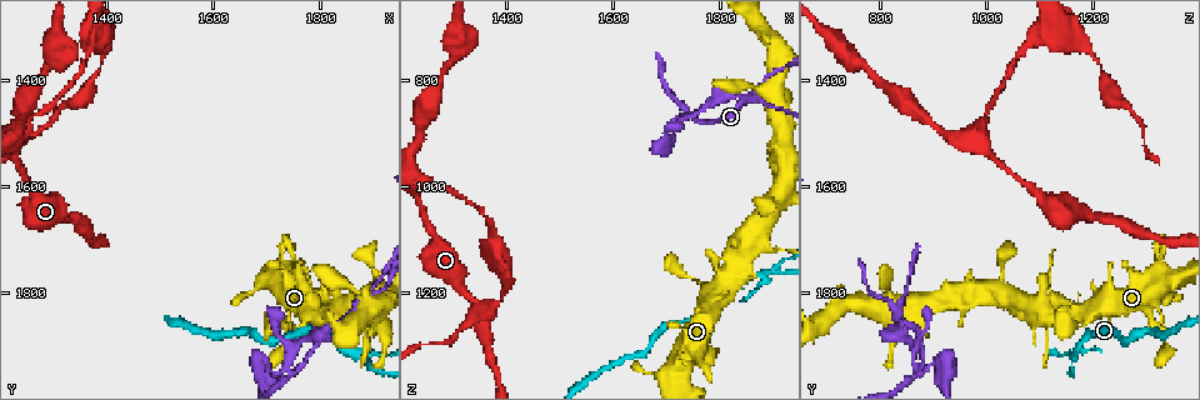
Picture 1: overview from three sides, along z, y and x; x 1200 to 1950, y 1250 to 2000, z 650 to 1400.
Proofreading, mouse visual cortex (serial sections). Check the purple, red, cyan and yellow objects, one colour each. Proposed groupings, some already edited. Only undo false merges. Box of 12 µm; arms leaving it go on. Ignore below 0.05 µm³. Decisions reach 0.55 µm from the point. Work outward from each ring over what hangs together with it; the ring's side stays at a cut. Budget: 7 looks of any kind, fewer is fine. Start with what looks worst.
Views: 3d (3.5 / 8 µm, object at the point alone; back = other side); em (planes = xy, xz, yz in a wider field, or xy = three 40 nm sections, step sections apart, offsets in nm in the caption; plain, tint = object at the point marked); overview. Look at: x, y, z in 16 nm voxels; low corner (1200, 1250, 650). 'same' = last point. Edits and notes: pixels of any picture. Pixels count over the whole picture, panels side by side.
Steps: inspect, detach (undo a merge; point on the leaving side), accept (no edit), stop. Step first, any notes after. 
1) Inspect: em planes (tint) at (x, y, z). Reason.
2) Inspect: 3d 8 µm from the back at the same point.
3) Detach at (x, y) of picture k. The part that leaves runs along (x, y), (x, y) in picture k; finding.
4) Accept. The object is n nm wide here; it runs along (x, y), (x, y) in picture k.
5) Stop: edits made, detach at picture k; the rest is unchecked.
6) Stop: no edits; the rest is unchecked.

Inspect: 3d 3.5 µm from the back at (1890, 1920, 1155).

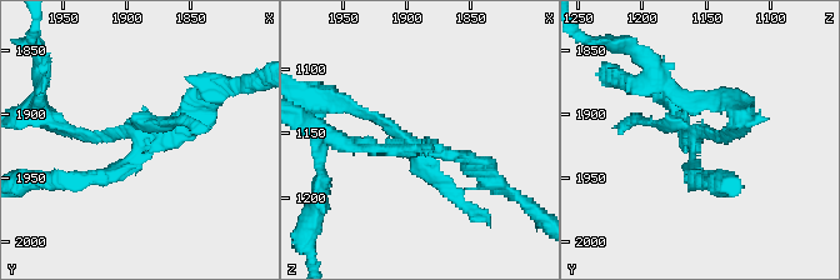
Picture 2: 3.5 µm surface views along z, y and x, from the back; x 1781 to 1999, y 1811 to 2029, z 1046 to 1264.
Inspect: em xy step 3 (tint) at (1888, 1920, 1162).

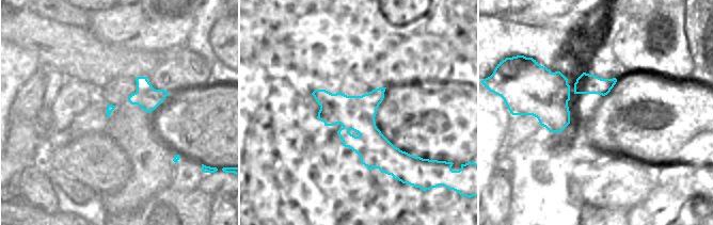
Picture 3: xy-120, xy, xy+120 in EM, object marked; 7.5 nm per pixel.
Inspect: em xy step 2 (tint) at the same point. Cut it another way.

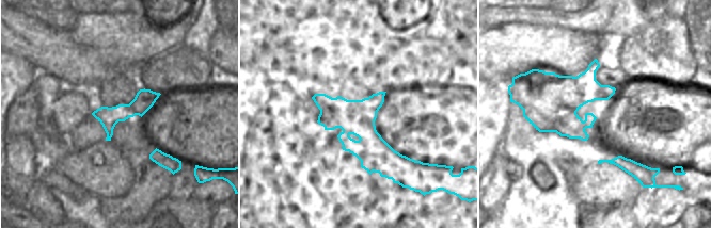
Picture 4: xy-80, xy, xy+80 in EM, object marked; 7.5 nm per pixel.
Accept. It runs along (317, 96), (394, 172), (394, 178) in picture 4; all the same cell.

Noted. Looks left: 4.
Inspect: 3d 3.5 µm at (1755, 1945, 875). Three arms meet.

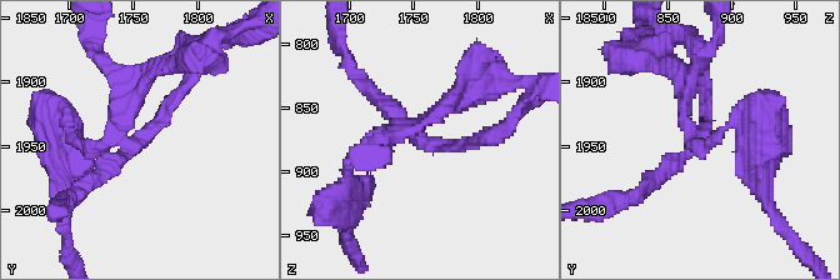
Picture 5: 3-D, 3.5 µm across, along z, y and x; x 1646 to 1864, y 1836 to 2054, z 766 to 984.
Inspect: em xy step 2 (tint) at (1752, 1946, 872). 3 arms meet here; the arms are 150, 150, 200 nm wide; now the EM.

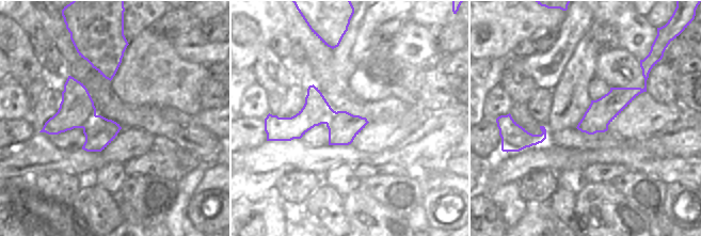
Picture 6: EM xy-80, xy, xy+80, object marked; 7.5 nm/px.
Detach at (120, 96) of picture 5. A border runs along (96, 115), (83, 128) in picture 6; a second cell is stuck on.

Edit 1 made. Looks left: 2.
Inspect: 3d 3.5 µm from the back at (1395, 1335, 1175). Calibre changes.

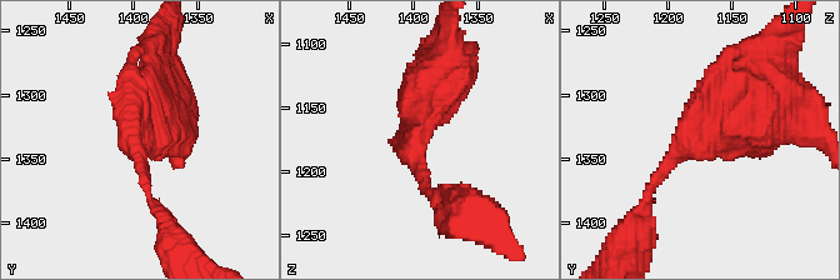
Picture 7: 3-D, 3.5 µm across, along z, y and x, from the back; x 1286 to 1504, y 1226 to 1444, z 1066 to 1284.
Inspect: em planes (tint) at (1398, 1338, 1176). Now the EM.

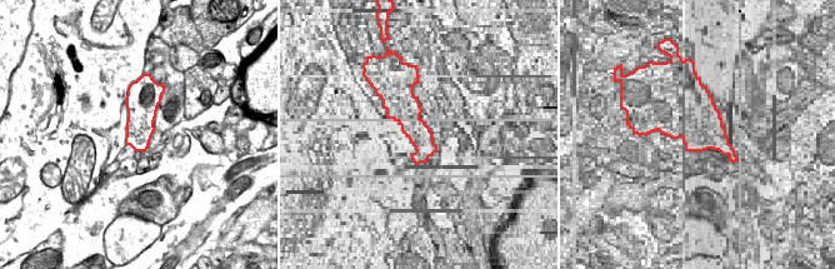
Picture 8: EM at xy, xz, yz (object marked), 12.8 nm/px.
Detach at (140, 168) of picture 7. The arms are 150, 700 nm wide; the part that leaves runs along (141, 129), (130, 148), (160, 213) in picture 7; a second cell is stuck on.

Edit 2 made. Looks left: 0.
Stop: edits made, detach at picture 5, detach at picture 7; the rest is unchecked.

